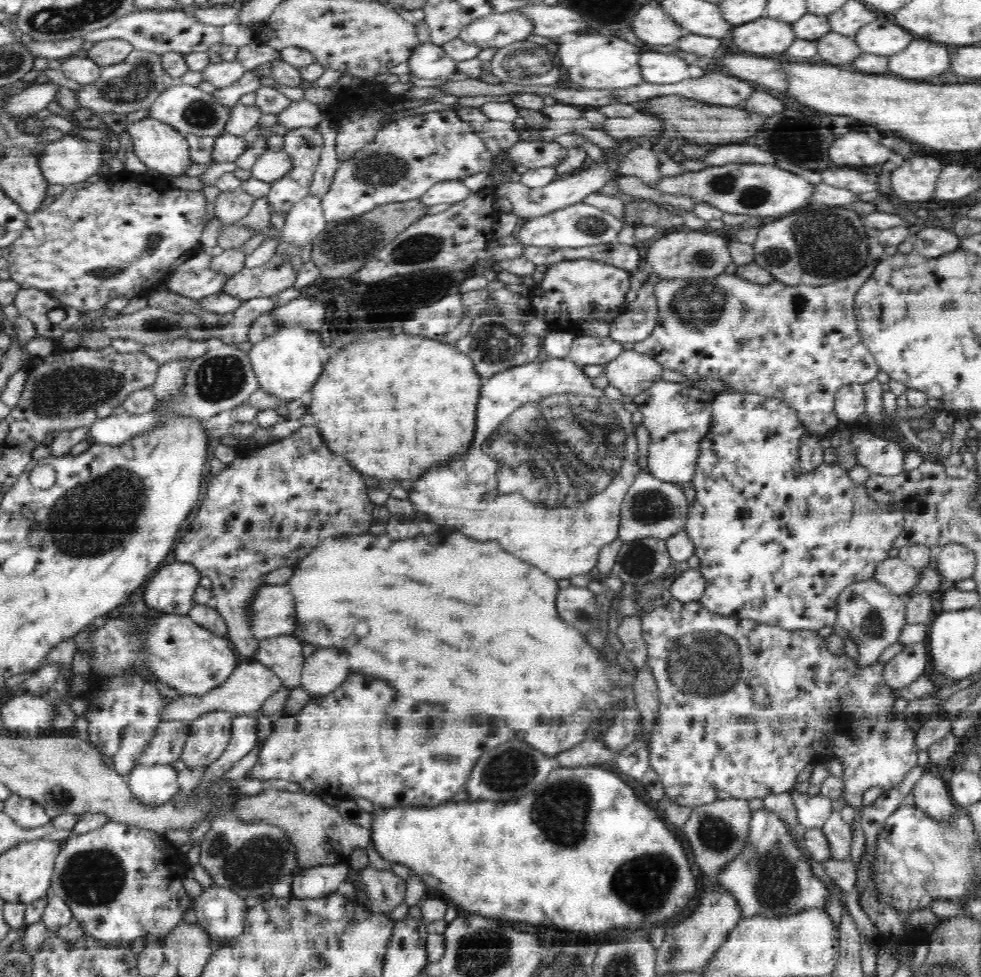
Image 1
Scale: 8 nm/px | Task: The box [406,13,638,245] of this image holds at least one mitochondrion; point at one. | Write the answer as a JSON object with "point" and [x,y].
{"point":[525,63]}

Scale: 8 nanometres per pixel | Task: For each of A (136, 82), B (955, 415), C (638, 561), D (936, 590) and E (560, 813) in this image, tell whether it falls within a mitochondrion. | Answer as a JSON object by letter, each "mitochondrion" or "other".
{"A":"mitochondrion","B":"other","C":"mitochondrion","D":"other","E":"mitochondrion"}

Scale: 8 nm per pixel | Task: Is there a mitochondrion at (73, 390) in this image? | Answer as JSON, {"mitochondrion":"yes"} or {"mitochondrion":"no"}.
{"mitochondrion":"yes"}

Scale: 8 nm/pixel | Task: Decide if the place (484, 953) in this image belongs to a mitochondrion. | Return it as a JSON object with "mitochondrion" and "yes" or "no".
{"mitochondrion":"yes"}

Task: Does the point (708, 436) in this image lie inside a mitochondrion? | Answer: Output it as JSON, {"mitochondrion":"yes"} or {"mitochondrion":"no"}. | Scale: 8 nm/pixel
{"mitochondrion":"no"}

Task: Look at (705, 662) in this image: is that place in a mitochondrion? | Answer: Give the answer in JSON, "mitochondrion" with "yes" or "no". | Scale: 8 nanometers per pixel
{"mitochondrion":"yes"}

